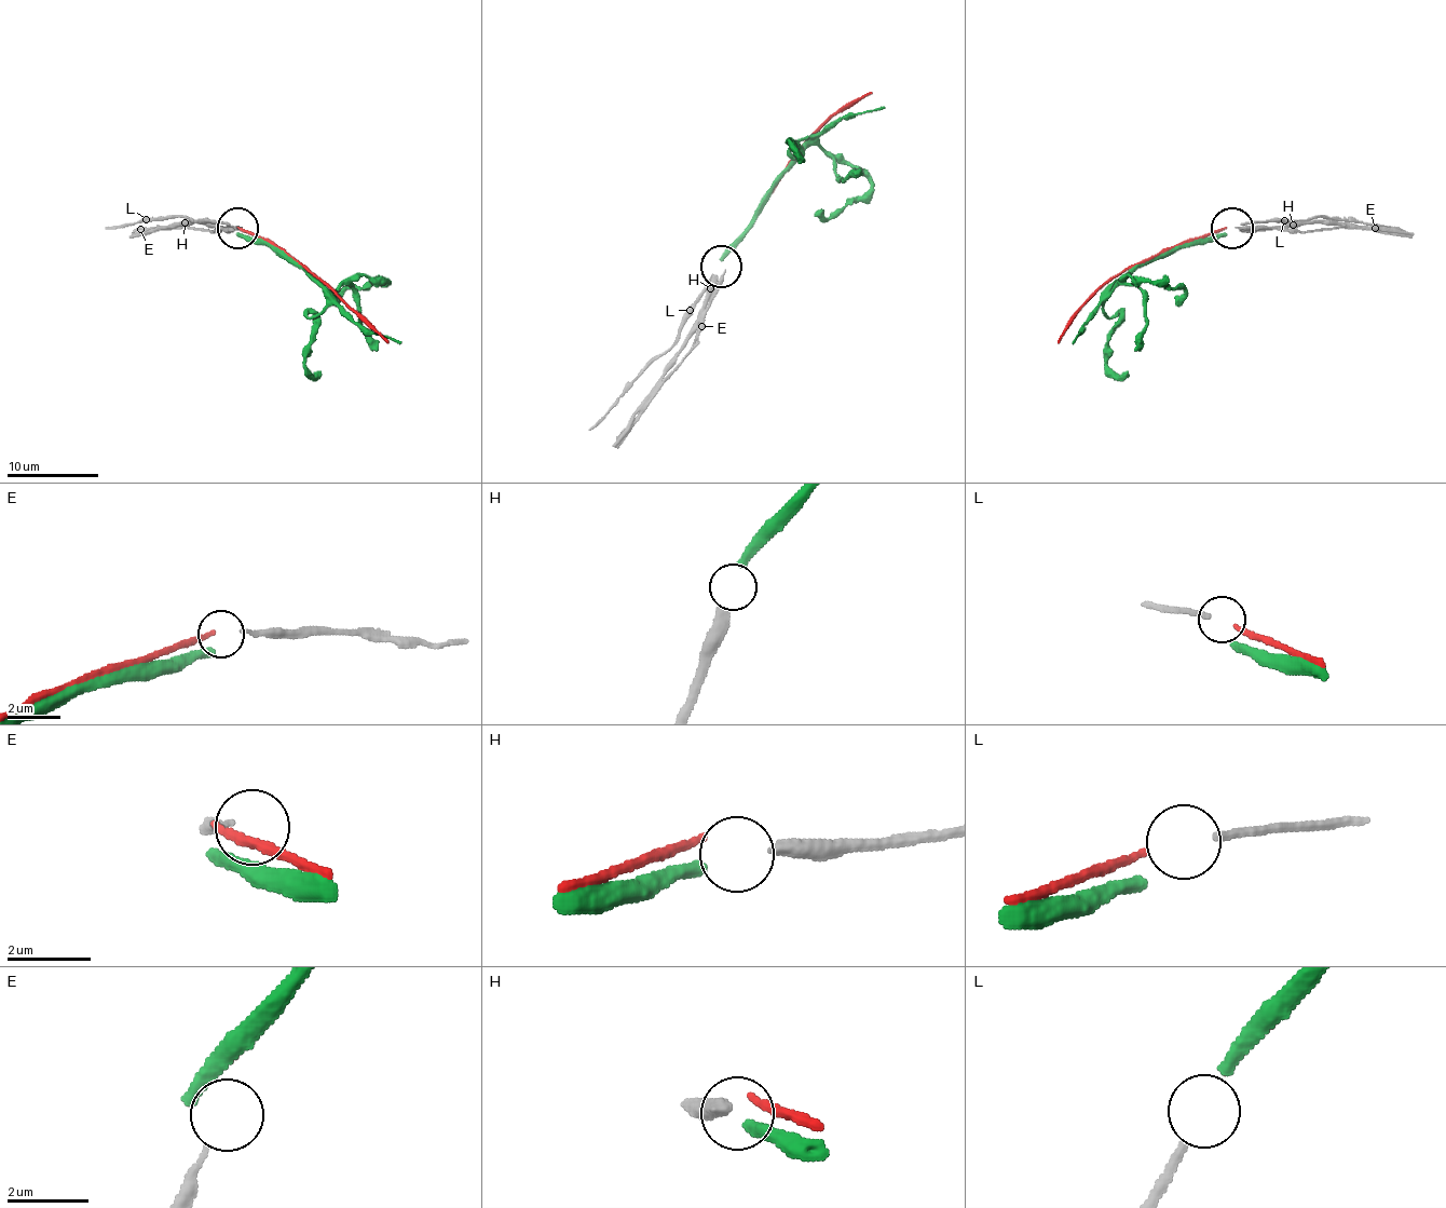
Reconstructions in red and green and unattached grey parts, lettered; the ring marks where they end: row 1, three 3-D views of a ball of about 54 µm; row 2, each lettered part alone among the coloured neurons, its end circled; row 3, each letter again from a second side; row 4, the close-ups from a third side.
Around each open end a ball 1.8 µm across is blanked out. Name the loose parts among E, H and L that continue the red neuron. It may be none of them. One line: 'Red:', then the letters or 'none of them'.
Red: L

